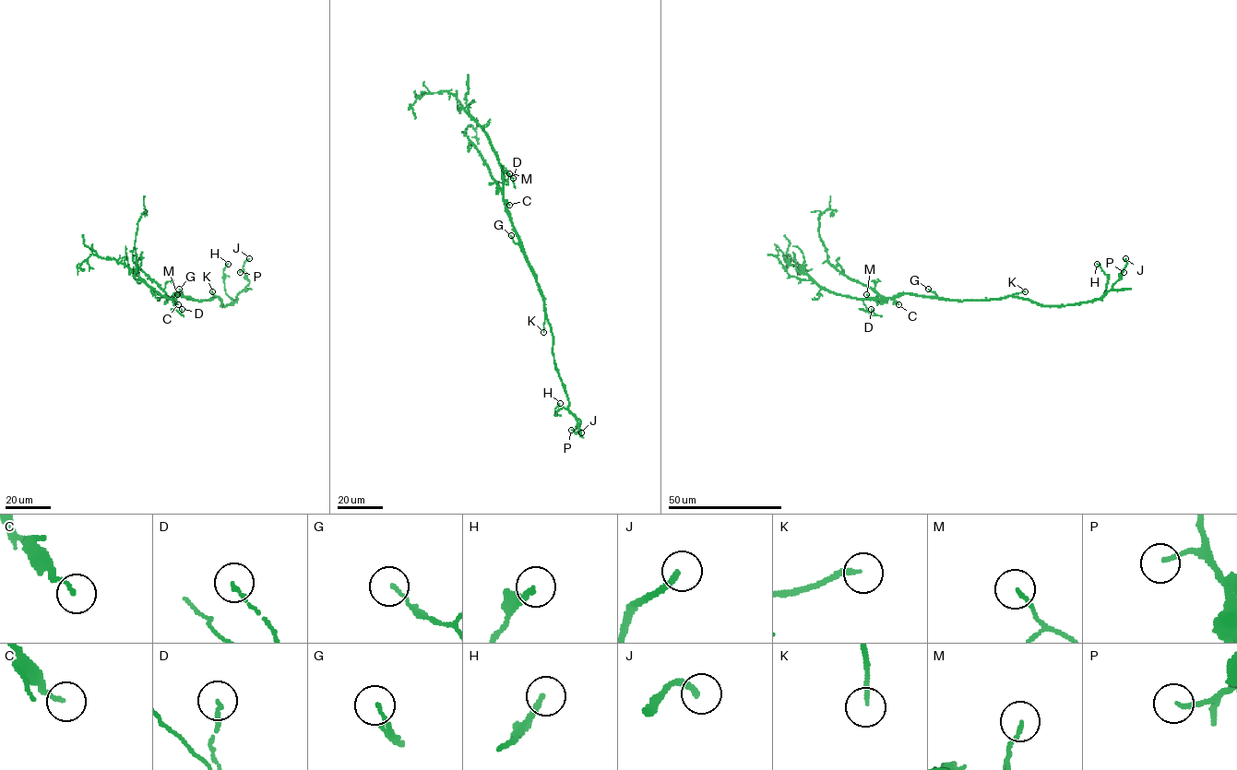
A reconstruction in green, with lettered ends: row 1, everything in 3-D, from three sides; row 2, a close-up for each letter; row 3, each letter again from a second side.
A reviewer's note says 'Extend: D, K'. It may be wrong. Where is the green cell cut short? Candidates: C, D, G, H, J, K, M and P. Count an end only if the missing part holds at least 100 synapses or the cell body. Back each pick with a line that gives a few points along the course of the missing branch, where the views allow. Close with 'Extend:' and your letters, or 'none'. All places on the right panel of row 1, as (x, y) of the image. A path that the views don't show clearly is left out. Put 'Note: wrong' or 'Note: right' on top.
Note: wrong
K: Course of what is missing: (1025, 291), (1038, 288), (1053, 276), (1122, 244), (1162, 242), (1166, 239), (1185, 244), (1201, 242)
Extend: K

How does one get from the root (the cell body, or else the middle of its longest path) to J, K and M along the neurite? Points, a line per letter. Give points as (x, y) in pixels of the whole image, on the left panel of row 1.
J: (187, 298), (209, 301), (217, 296), (221, 305), (233, 302), (249, 283), (243, 269), (249, 258)
K: (187, 298), (209, 301), (213, 298), (212, 291)
M: (187, 298), (175, 293), (172, 298), (175, 299), (177, 294)

